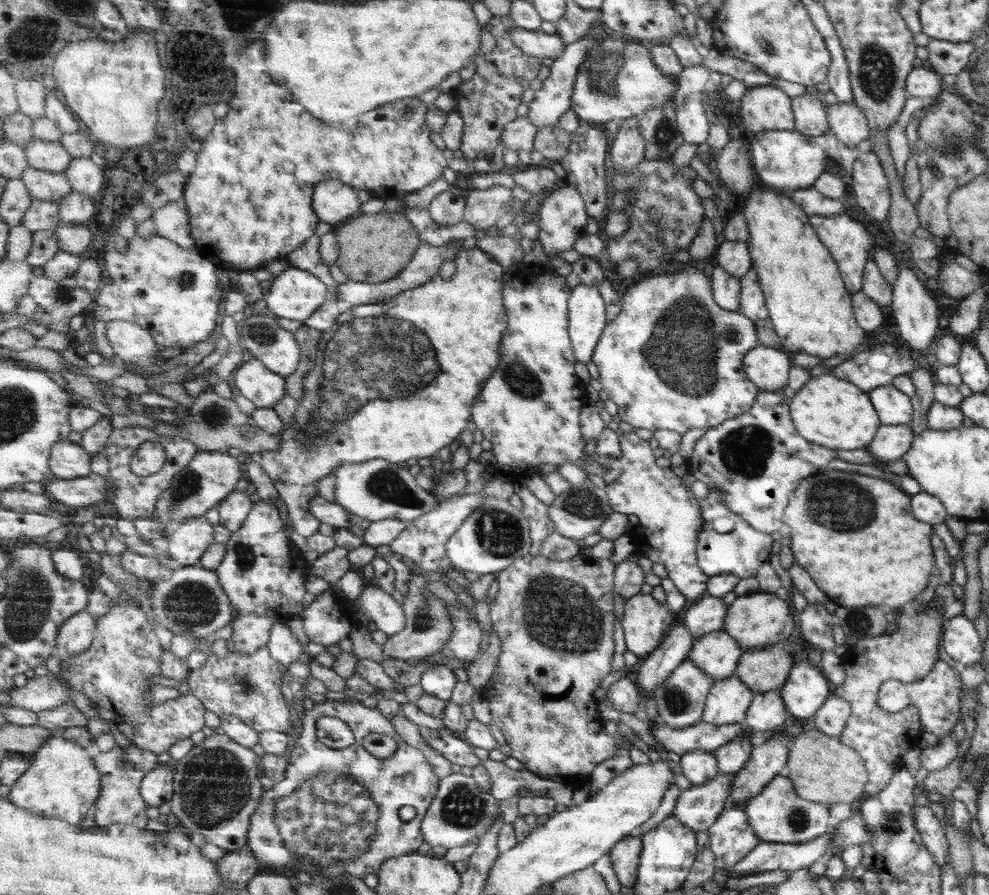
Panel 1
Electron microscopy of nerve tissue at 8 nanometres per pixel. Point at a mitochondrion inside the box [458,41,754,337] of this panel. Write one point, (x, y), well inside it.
(611, 78)

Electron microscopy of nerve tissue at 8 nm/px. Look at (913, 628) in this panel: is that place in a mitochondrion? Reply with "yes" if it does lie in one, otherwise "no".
yes

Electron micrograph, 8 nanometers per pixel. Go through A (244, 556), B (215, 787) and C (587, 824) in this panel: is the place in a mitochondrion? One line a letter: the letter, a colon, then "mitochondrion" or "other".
A: mitochondrion
B: mitochondrion
C: other

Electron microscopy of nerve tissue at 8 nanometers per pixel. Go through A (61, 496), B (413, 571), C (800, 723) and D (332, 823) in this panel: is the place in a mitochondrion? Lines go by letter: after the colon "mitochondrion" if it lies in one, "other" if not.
A: other
B: other
C: other
D: mitochondrion

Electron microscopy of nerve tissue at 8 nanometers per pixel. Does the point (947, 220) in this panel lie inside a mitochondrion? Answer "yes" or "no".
no

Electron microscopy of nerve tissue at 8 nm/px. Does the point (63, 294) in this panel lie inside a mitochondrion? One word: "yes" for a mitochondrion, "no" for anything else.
yes

